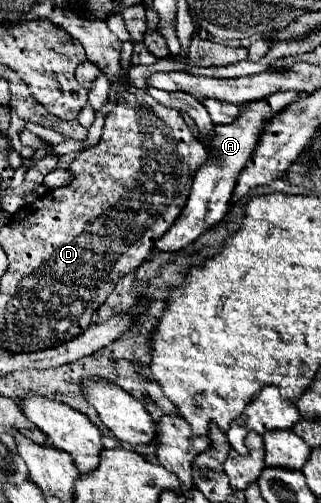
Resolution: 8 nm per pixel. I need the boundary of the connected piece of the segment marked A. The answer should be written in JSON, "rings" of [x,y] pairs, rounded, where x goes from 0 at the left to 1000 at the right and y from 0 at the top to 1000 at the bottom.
{"rings":[[[900,179],[900,183],[875,183],[875,187],[844,187],[838,199],[819,195],[813,203],[751,207],[751,227],[738,231],[738,243],[720,243],[713,250],[664,254],[664,266],[651,266],[639,274],[645,322],[626,330],[626,338],[614,338],[614,346],[601,354],[601,370],[595,370],[595,382],[589,382],[570,421],[558,425],[545,445],[483,481],[489,497],[564,497],[564,493],[589,489],[620,465],[632,465],[657,445],[682,441],[707,425],[738,354],[745,354],[751,338],[763,334],[763,322],[776,322],[776,314],[788,310],[801,274],[813,274],[813,258],[826,258],[826,243],[850,239],[875,219],[888,219],[888,211],[900,211],[907,203],[919,203],[931,195],[938,195],[931,187],[913,187]]]}

